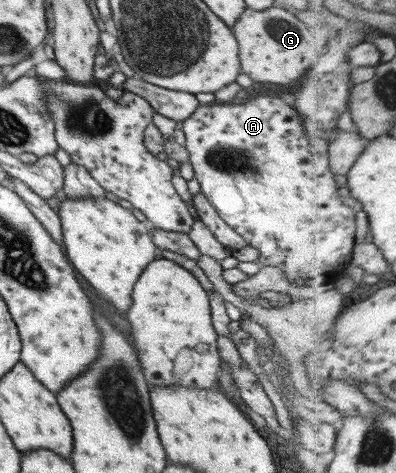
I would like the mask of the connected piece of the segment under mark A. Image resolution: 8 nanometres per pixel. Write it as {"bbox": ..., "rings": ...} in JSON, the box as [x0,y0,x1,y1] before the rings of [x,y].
{"bbox":[179,95,357,286],"rings":[[[288,95],[285,99],[255,97],[255,99],[251,99],[247,103],[241,103],[241,105],[224,105],[216,102],[201,105],[179,125],[184,133],[184,148],[188,153],[188,162],[193,168],[194,178],[198,181],[200,192],[203,193],[211,207],[215,209],[217,215],[235,233],[239,234],[247,245],[259,251],[259,256],[255,261],[259,267],[263,265],[277,267],[277,269],[281,269],[283,277],[287,277],[287,281],[299,286],[335,285],[337,280],[345,275],[344,271],[352,263],[354,247],[356,246],[357,221],[355,221],[355,212],[357,206],[338,185],[338,177],[333,175],[332,167],[329,167],[329,143],[327,143],[327,138],[321,139],[321,134],[318,136],[310,135],[303,129],[299,114],[295,113],[295,109],[289,105]]]}

